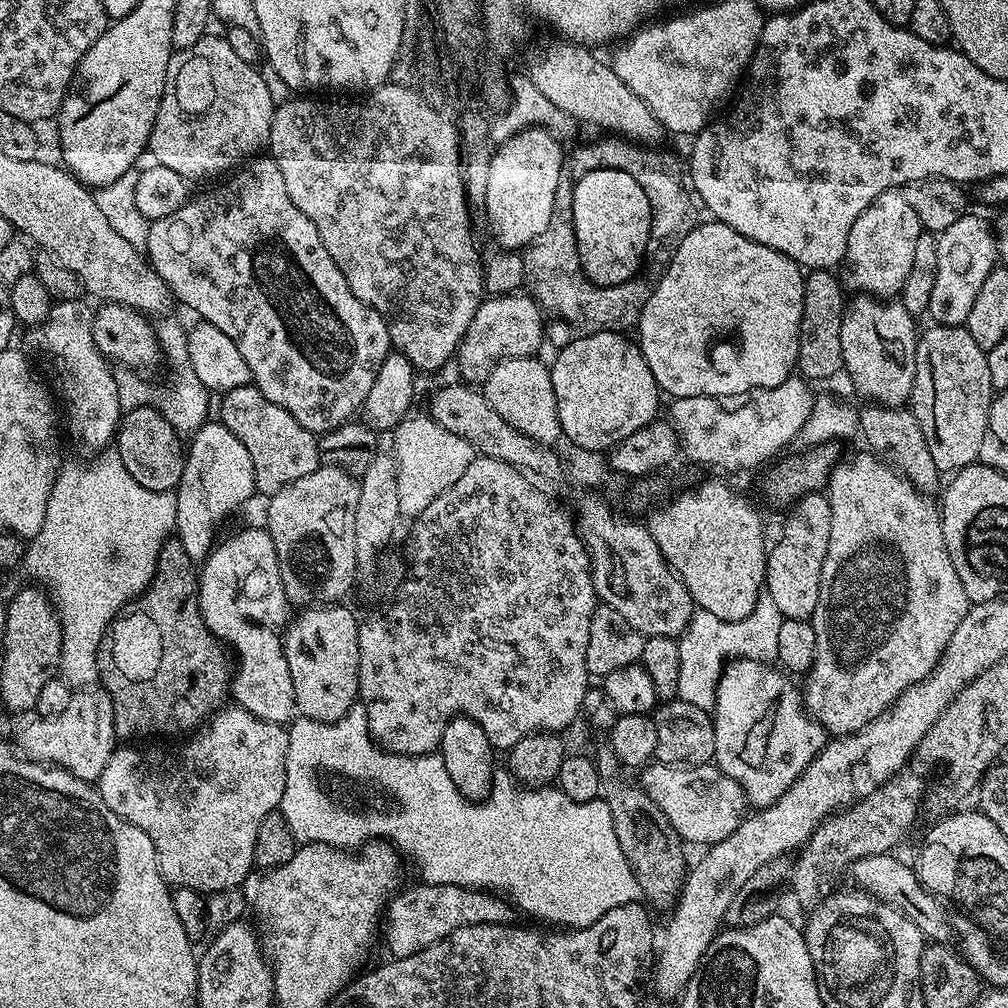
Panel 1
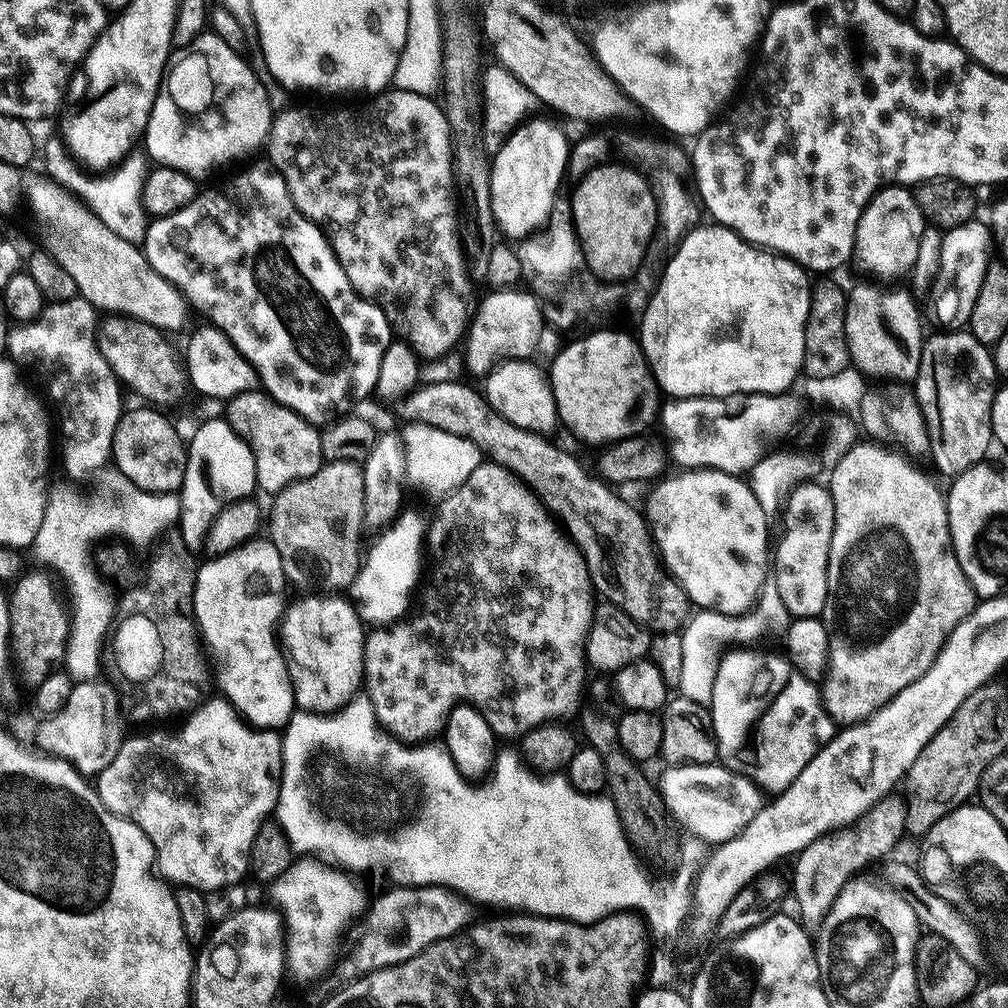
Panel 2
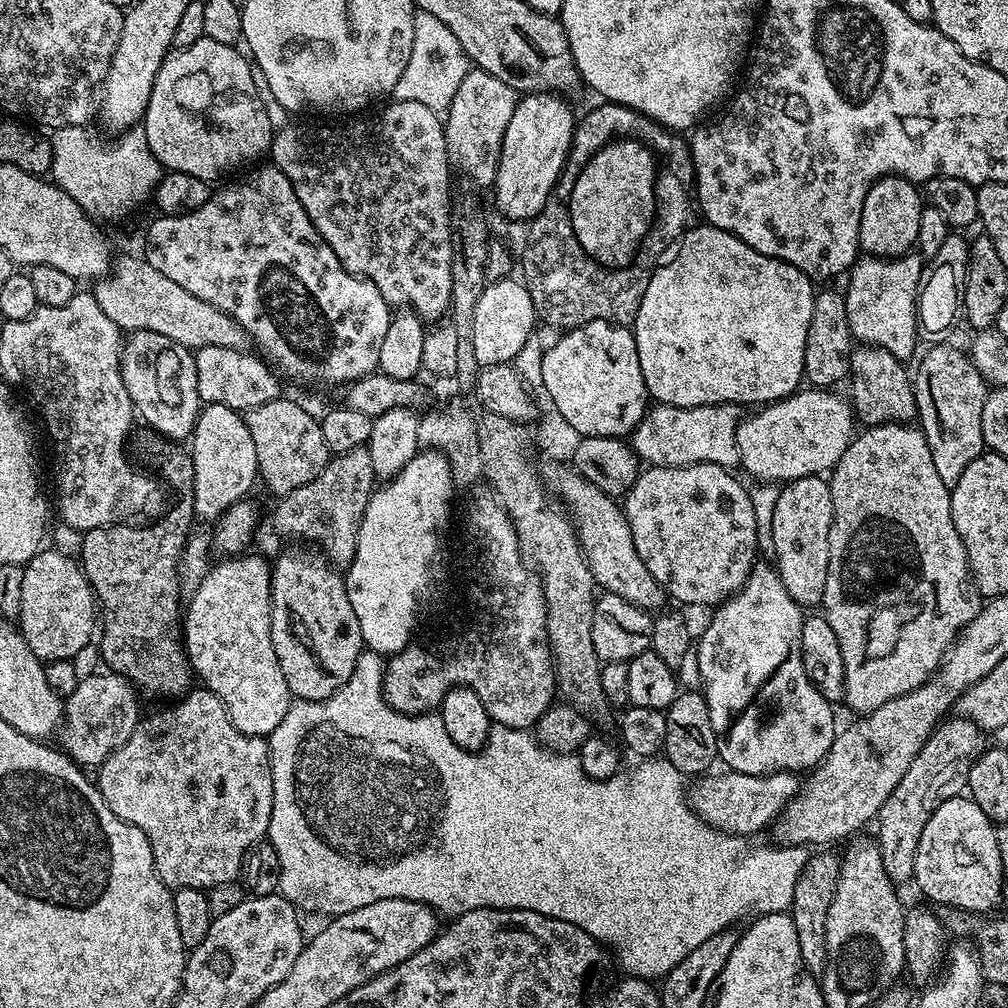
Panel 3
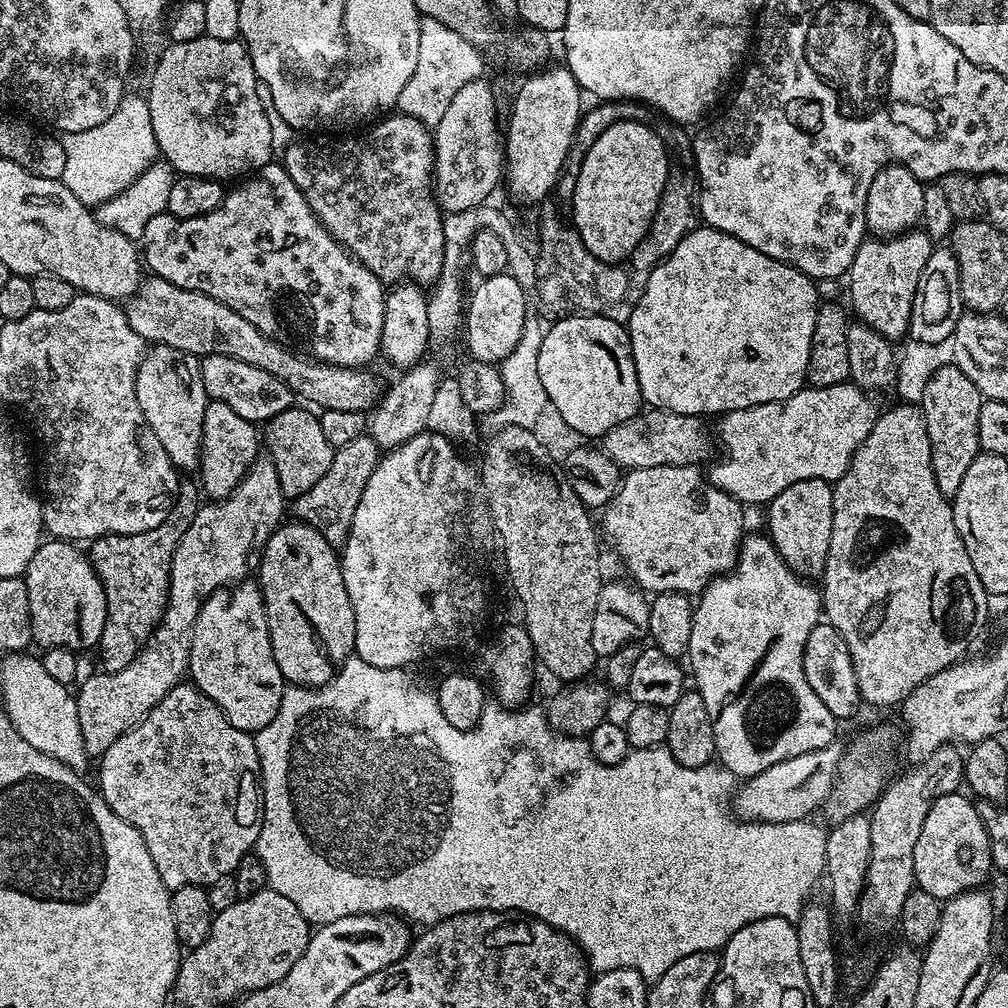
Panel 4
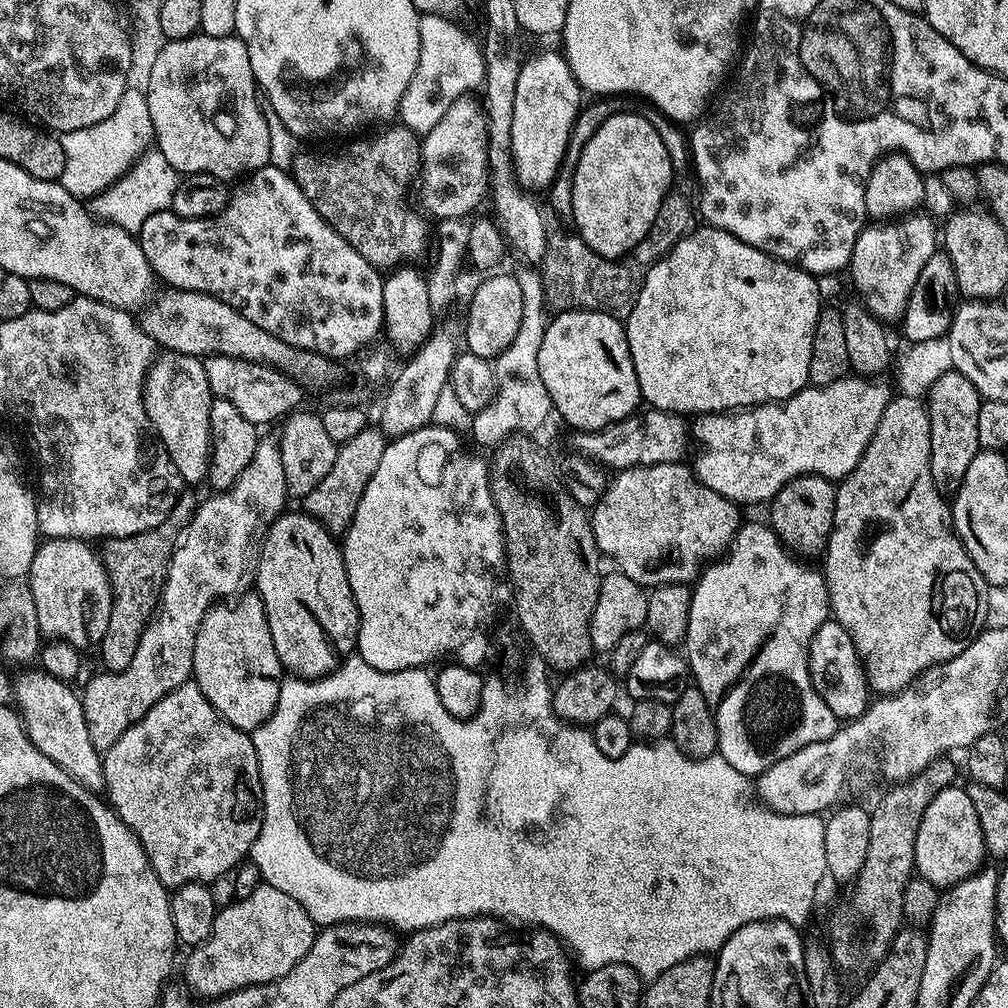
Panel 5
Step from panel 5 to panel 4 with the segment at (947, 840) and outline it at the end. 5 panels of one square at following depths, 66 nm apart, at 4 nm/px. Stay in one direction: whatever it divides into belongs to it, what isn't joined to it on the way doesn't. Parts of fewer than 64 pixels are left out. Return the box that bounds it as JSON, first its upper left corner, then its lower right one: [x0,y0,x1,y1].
[914,791,990,902]

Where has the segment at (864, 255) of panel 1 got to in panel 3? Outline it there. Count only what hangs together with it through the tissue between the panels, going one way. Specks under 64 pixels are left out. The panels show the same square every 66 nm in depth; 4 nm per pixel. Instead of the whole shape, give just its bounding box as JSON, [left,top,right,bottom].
[860,176,924,258]

